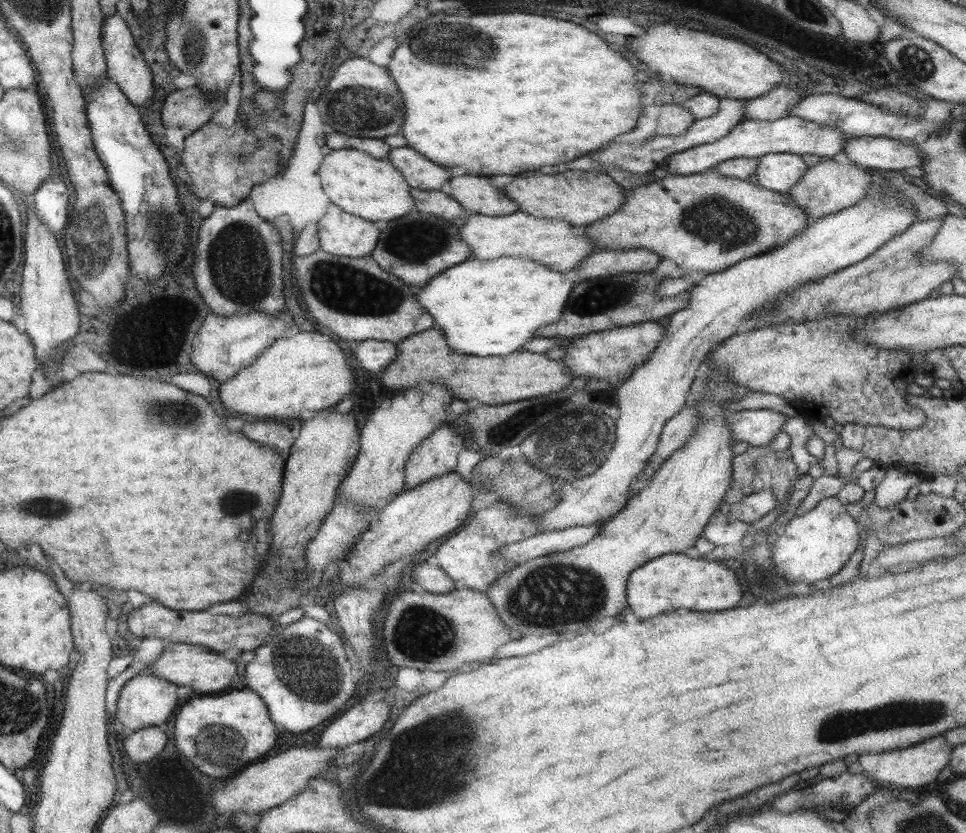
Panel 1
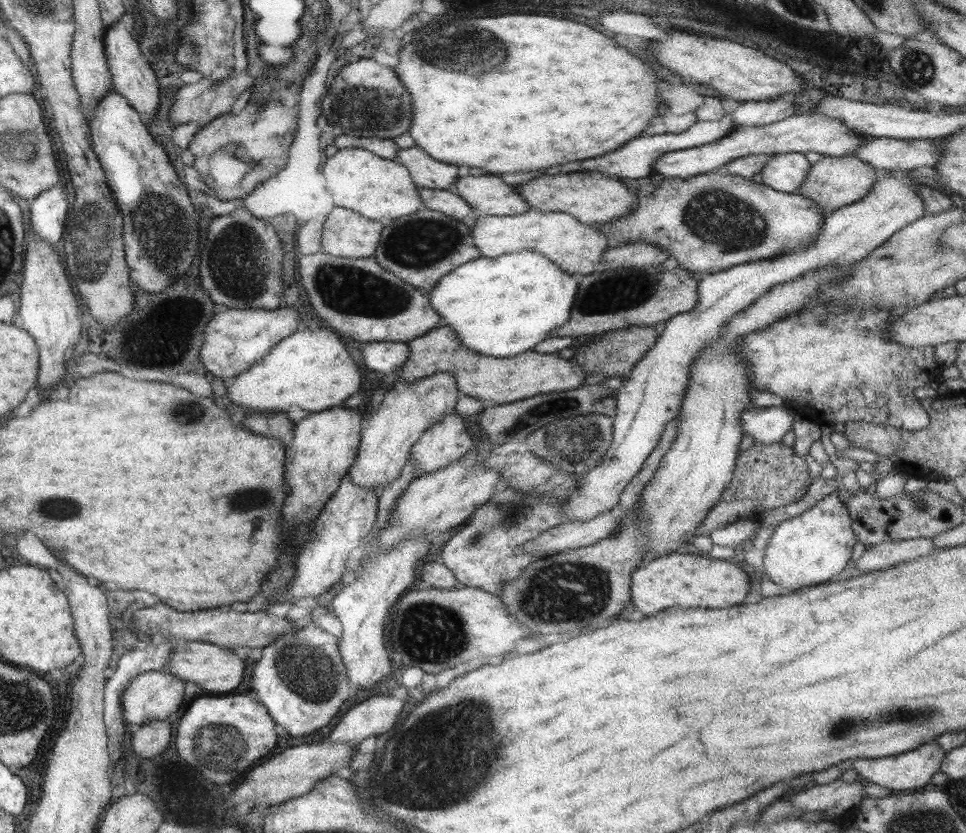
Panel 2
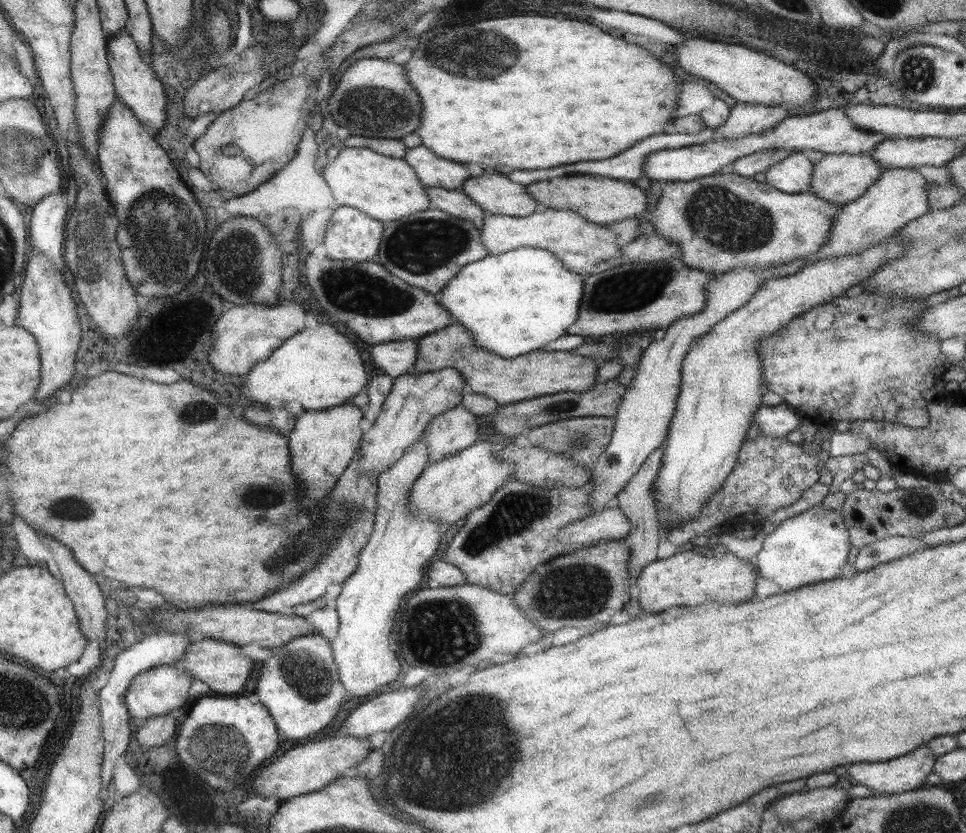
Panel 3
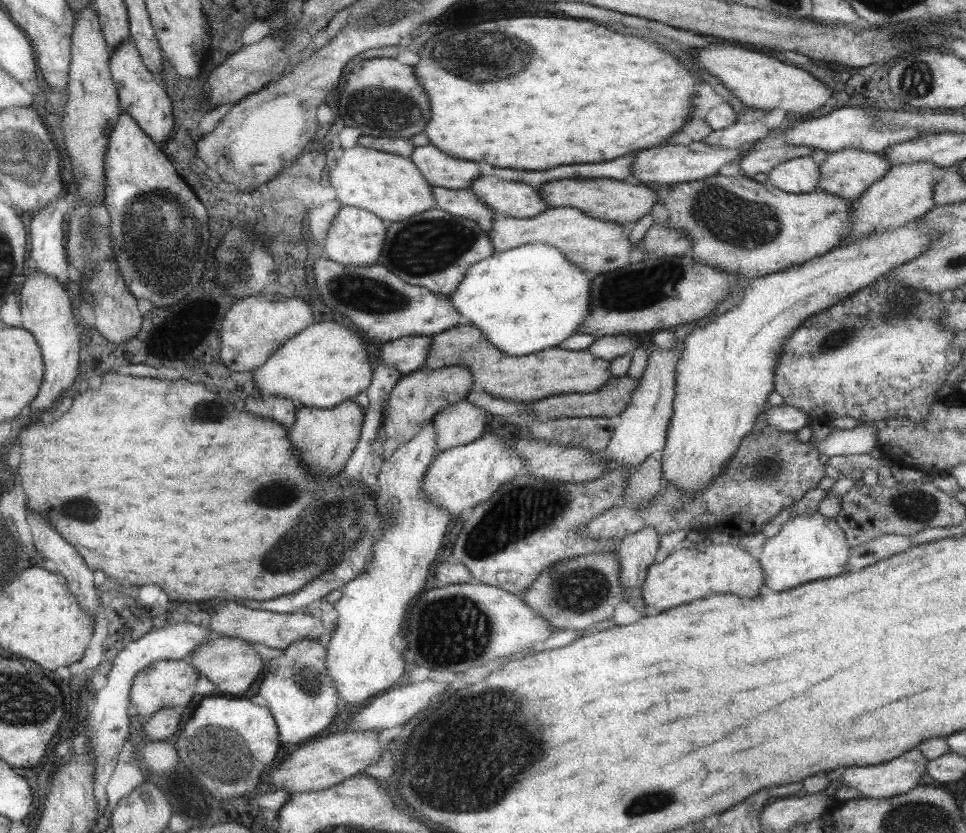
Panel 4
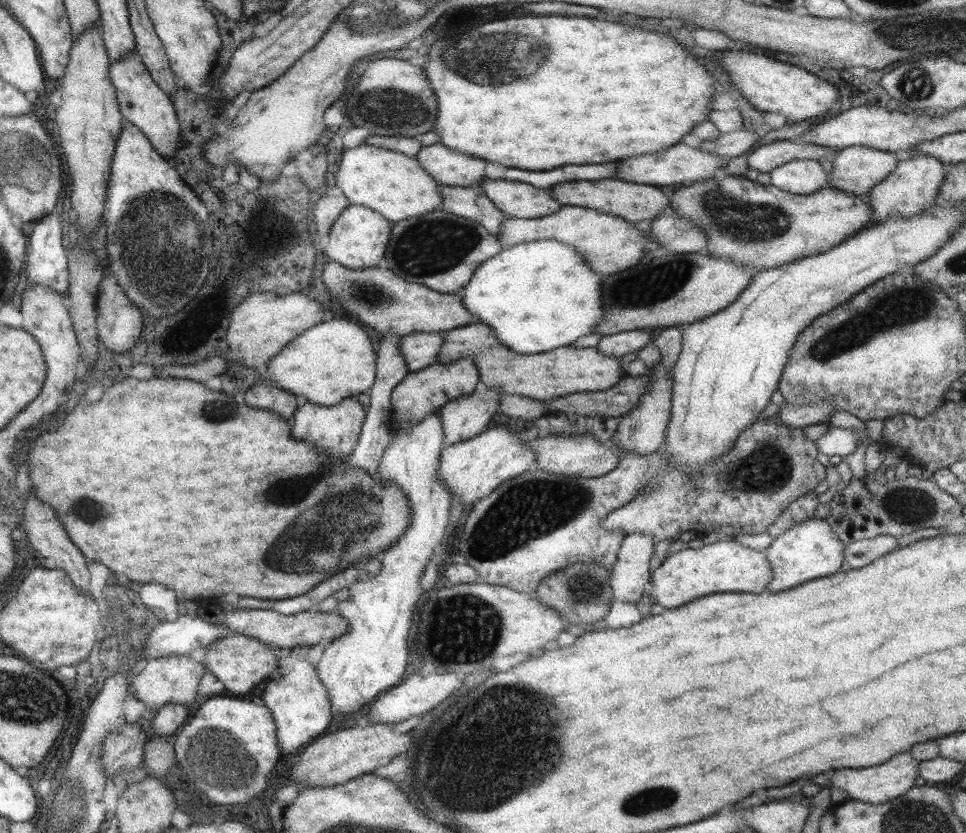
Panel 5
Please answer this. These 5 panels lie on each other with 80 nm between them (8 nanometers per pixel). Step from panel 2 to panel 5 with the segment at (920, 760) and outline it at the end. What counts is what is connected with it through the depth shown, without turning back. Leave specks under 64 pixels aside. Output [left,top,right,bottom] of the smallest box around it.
[831,751,919,804]

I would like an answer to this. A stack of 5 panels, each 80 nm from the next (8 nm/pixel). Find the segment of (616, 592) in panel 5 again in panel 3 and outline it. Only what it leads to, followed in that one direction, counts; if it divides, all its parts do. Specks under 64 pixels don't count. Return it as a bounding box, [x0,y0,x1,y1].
[616,442,665,577]

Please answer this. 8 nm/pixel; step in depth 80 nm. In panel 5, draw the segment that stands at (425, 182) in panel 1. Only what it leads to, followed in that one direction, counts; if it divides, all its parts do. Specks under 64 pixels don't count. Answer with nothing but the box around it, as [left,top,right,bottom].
[414,143,485,186]

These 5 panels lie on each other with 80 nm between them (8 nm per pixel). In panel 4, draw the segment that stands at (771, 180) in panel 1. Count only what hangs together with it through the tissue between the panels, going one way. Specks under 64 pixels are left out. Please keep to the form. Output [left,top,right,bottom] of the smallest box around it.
[766,155,819,194]

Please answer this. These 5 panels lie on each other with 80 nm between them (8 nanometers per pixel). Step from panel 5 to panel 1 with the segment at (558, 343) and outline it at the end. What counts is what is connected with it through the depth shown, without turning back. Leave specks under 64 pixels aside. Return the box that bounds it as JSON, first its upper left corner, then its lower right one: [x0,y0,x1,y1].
[410,256,576,357]

